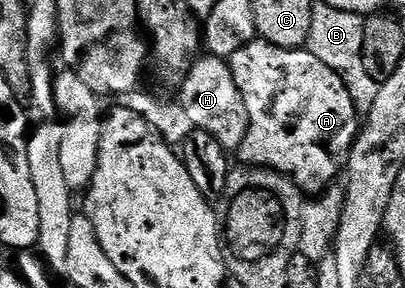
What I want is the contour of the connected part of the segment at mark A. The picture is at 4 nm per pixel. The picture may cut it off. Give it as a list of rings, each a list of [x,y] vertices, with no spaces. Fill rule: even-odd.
[[[262,41],[237,49],[229,62],[233,81],[237,81],[237,89],[241,89],[251,122],[247,126],[245,141],[238,149],[238,158],[243,158],[240,160],[244,164],[267,167],[270,171],[287,175],[308,196],[314,197],[326,191],[346,168],[347,158],[361,126],[360,116],[353,105],[353,97],[349,97],[349,89],[345,89],[341,77],[337,77],[337,73],[333,73],[329,65],[317,61],[311,51],[285,49]]]

